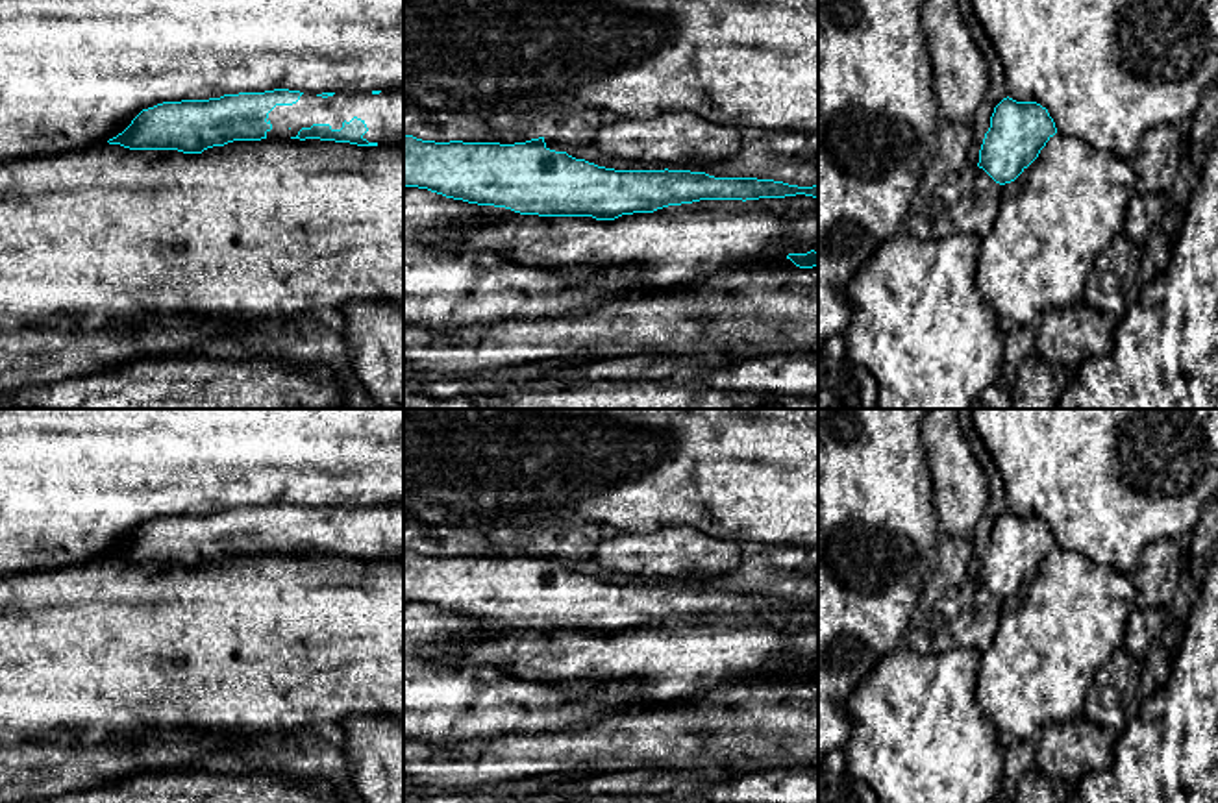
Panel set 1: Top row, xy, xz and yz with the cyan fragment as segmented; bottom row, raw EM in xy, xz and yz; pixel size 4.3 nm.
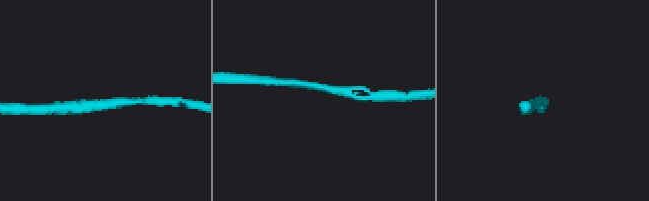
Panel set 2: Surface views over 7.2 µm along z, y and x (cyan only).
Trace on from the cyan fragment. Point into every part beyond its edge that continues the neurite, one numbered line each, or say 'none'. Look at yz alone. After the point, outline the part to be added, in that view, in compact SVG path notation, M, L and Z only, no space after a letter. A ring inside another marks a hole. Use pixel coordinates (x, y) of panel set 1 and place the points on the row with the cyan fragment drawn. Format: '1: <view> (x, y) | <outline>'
none

